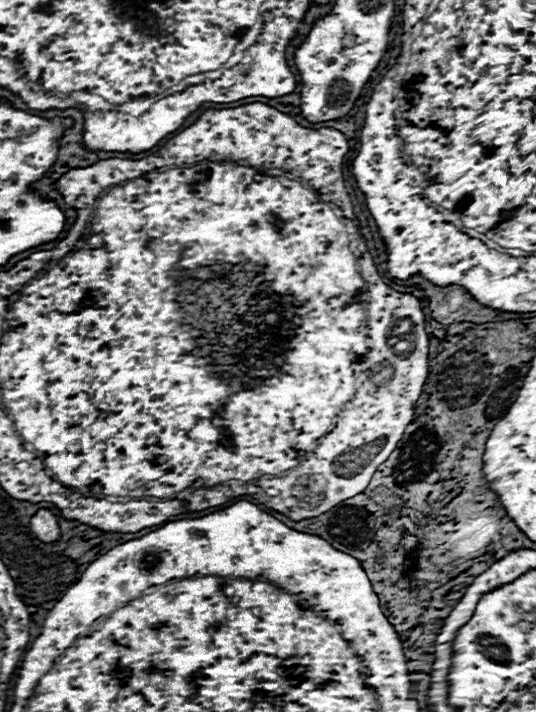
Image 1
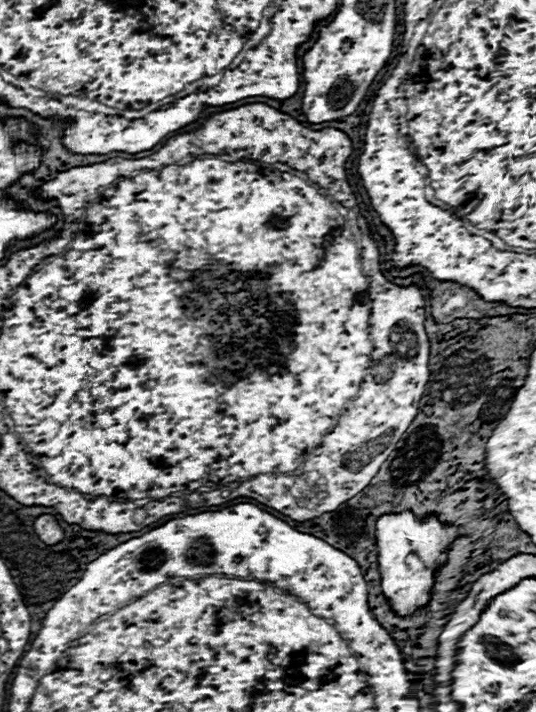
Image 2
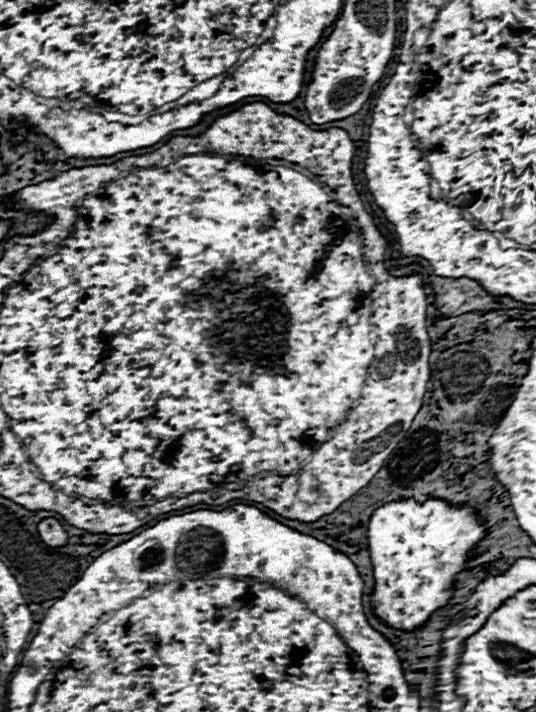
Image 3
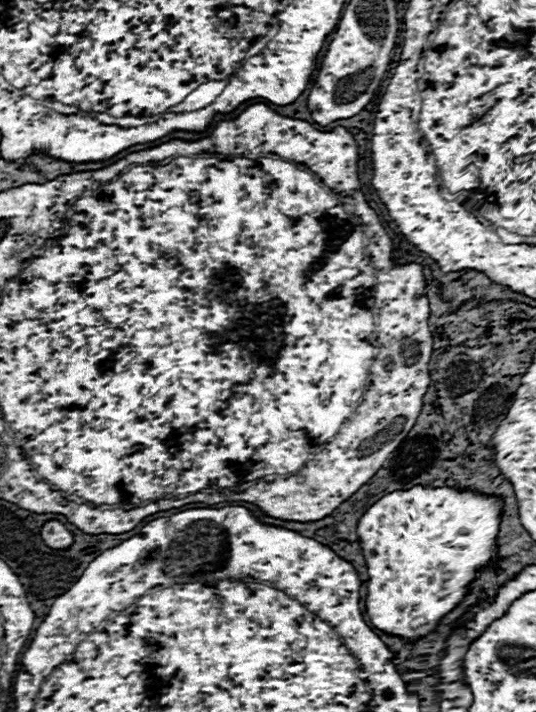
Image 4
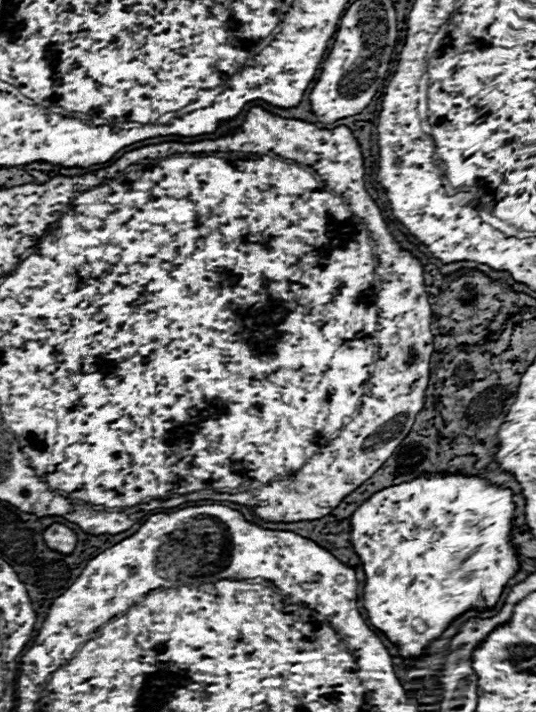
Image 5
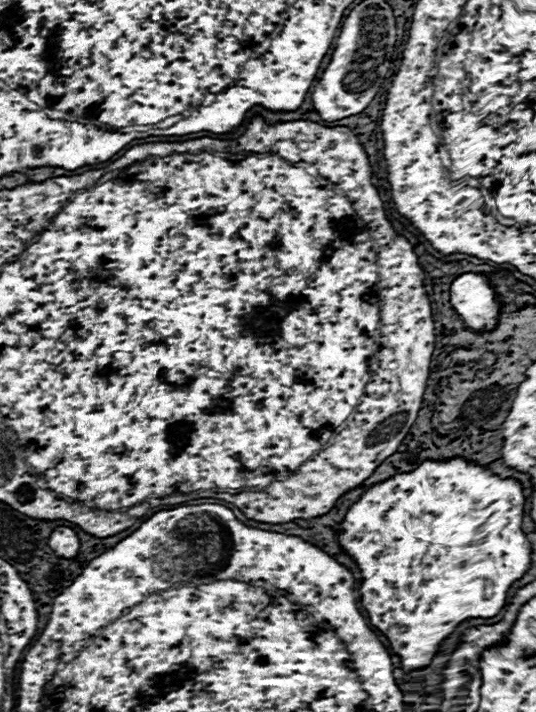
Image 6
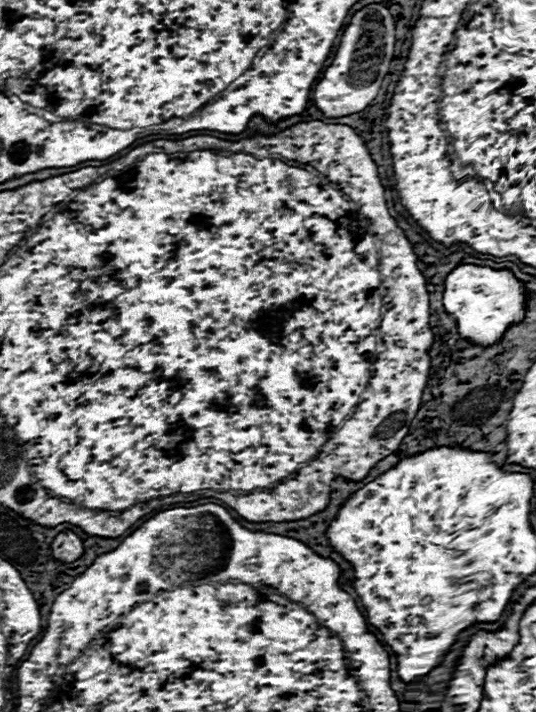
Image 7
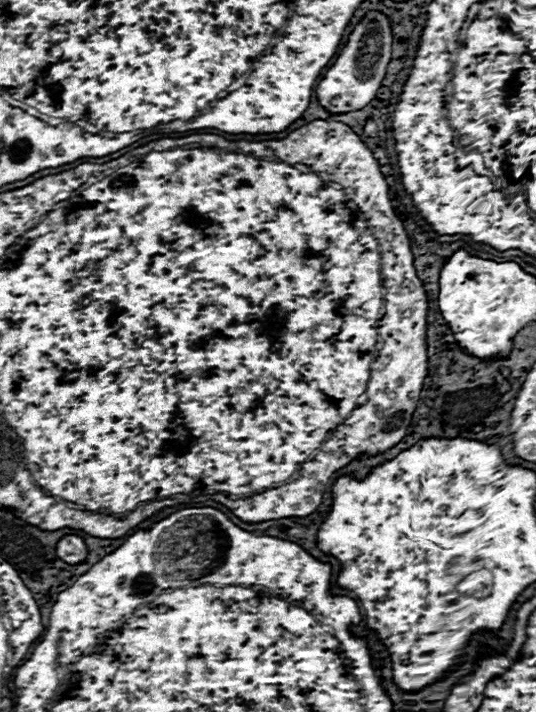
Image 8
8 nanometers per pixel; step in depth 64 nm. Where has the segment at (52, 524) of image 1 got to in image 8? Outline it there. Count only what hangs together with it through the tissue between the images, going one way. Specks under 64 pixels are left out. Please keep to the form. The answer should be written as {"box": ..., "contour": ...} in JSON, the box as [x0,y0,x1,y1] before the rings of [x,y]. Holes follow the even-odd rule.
{"box":[56,536,88,564],"contour":[[[64,536],[56,546],[56,556],[66,564],[80,564],[88,558],[88,546],[80,536]]]}

